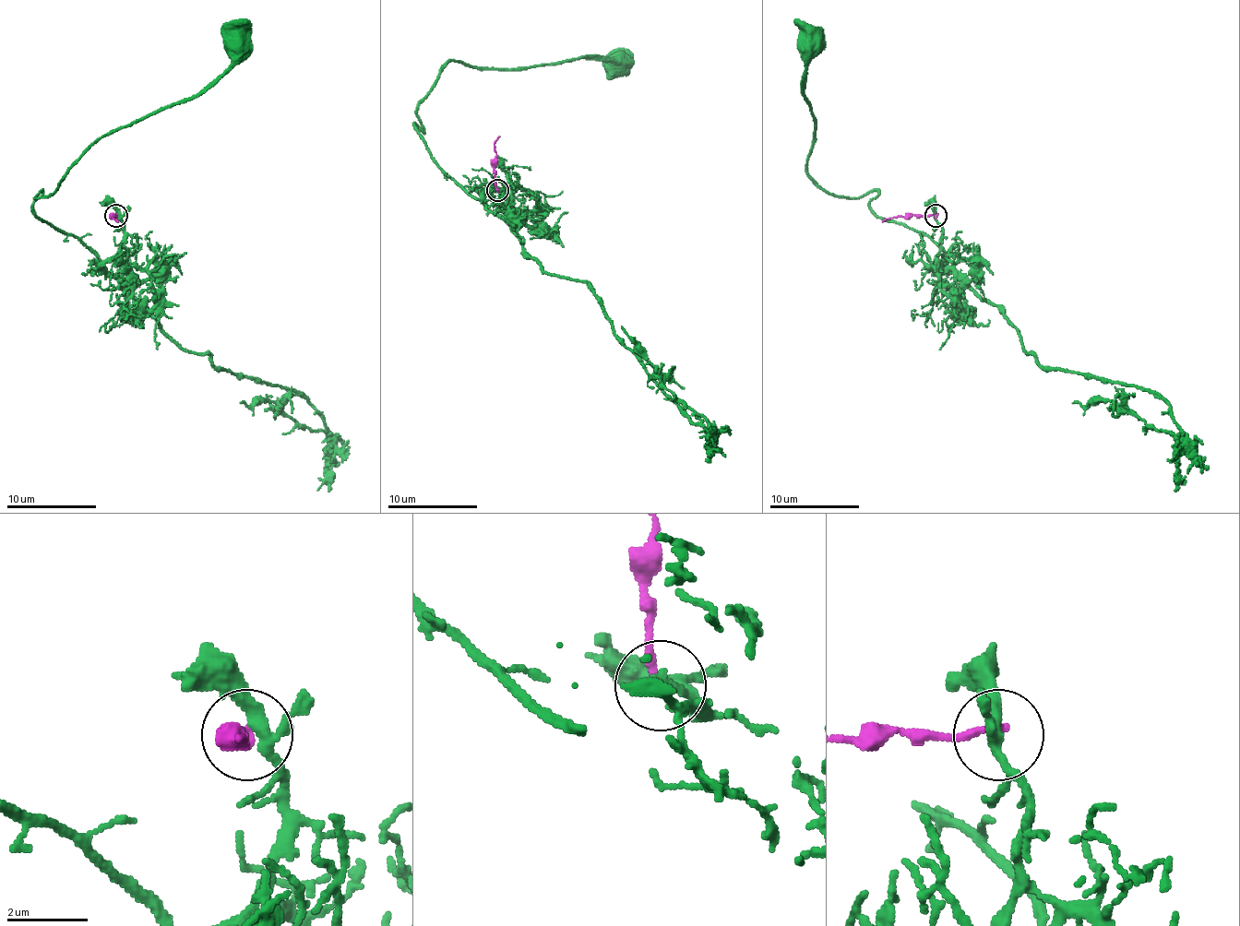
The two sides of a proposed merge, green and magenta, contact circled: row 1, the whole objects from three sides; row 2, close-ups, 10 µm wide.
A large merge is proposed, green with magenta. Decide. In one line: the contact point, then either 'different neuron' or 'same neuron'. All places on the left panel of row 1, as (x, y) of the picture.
(116, 216) | different neuron

